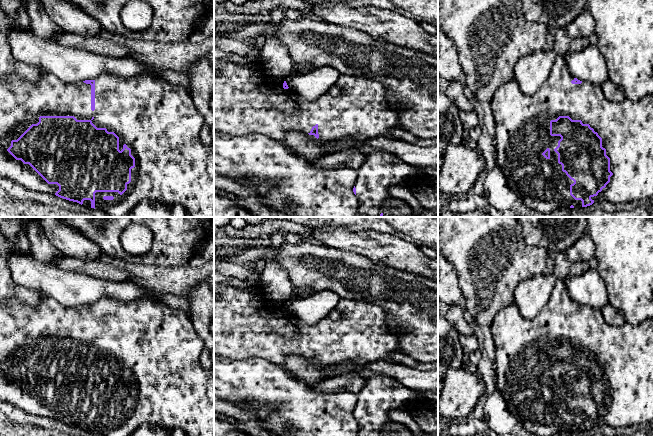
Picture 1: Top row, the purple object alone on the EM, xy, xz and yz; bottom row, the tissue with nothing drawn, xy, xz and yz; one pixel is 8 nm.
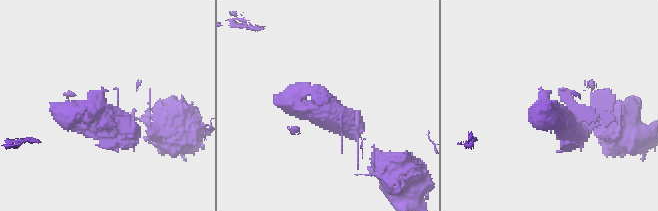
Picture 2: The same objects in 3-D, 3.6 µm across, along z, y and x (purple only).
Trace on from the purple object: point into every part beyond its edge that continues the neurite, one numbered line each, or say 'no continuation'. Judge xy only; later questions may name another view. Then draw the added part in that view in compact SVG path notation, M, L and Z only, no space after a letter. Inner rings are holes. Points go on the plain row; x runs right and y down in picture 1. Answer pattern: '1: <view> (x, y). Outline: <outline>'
1: xy (157, 344). Outline: M44 297L37 307L31 307L20 303L16 299L7 298L0 304L0 400L8 402L13 406L35 416L54 418L59 414L57 408L48 408L29 388L24 388L21 384L16 384L7 373L11 370L12 364L17 364L32 348L39 346L40 340L74 340L77 344L91 344L97 352L106 352L108 356L114 356L119 361L119 374L126 368L131 373L131 379L135 382L135 391L131 393L131 406L127 408L127 414L120 419L118 416L96 416L95 433L103 436L131 436L142 424L149 424L155 427L167 429L181 429L187 436L214 436L214 347L210 350L211 364L205 368L201 364L200 357L204 351L205 343L196 333L191 317L183 310L172 308L166 304L150 299L138 299L130 302L121 300L102 298L95 304L95 334L91 334L91 309L83 305L78 307L64 307L55 299Z

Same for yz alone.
1: yz (522, 347). Outline: M557 279L548 302L534 319L523 318L514 303L494 317L490 330L495 345L496 388L502 394L509 412L522 423L526 431L538 436L552 436L570 432L571 429L574 432L582 432L582 425L575 424L570 419L570 409L574 405L562 395L562 389L558 387L558 378L554 375L561 361L550 359L550 345L559 340L569 340L572 344L581 344L583 348L589 348L598 357L602 362L602 371L606 373L606 379L610 382L610 395L613 399L606 411L597 420L591 421L594 426L606 424L620 428L653 423L653 319L647 319L639 325L610 325L604 320L601 309L587 305L572 308L574 302L564 281Z

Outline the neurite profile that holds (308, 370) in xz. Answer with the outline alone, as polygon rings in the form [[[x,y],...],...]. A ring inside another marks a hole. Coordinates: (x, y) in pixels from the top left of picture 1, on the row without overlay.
[[[289,355],[283,366],[287,371],[308,386],[322,382],[332,377],[350,374],[355,368],[353,363],[342,363],[333,367],[321,368],[319,362],[302,355]]]

